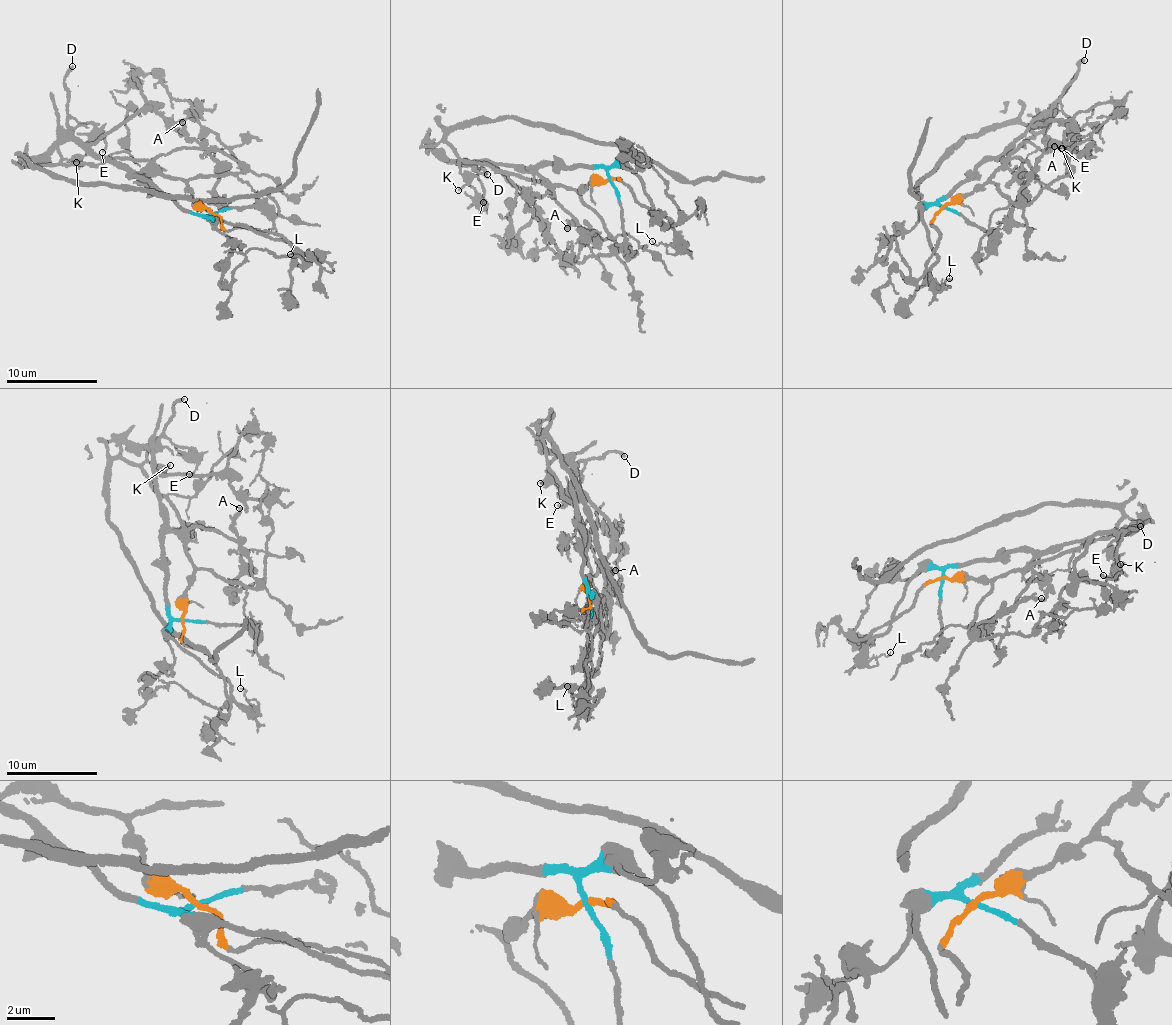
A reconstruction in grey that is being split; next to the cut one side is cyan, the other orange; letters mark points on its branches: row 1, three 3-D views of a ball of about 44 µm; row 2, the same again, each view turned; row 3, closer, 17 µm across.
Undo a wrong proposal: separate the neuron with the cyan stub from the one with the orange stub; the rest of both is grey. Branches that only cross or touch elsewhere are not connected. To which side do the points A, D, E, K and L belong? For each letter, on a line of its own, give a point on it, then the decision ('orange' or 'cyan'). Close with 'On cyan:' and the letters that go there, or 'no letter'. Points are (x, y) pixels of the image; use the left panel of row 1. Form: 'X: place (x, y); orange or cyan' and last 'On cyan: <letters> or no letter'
A: place (182, 122); orange
D: place (72, 66); cyan
E: place (102, 152); cyan
K: place (76, 162); orange
L: place (290, 254); cyan
On cyan: D, E, L

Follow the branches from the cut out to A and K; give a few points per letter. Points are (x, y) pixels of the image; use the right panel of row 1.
A: (944, 207), (989, 183), (1015, 202), (1041, 161), (1055, 145)
K: (944, 207), (987, 180), (1006, 157), (1036, 134), (1044, 134), (1051, 144), (1060, 147)

